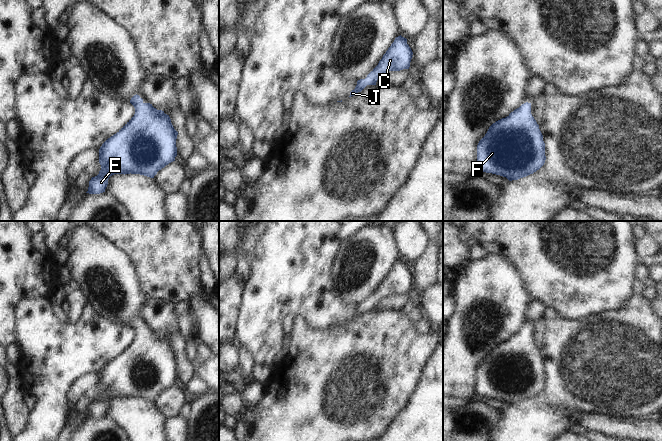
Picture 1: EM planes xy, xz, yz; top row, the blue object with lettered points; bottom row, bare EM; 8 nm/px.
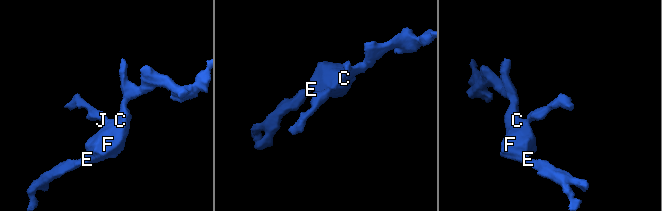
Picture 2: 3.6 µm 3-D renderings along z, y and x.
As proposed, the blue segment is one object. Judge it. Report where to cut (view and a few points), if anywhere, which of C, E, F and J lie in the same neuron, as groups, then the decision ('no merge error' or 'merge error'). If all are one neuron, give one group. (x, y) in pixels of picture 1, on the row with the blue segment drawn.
no cut; C E F J; no merge error

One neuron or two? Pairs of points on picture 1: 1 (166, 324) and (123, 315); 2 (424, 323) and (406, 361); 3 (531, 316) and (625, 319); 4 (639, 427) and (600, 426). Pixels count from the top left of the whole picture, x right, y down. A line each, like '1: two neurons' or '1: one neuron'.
1: two neurons
2: two neurons
3: two neurons
4: one neuron

